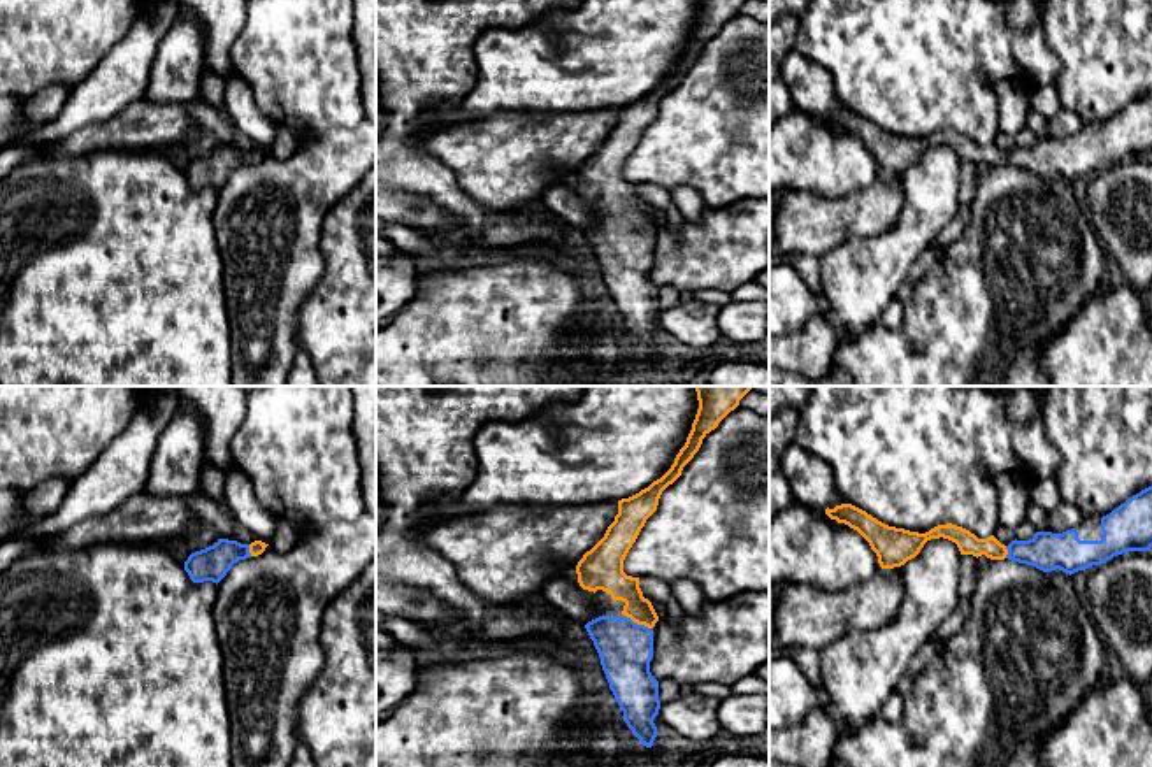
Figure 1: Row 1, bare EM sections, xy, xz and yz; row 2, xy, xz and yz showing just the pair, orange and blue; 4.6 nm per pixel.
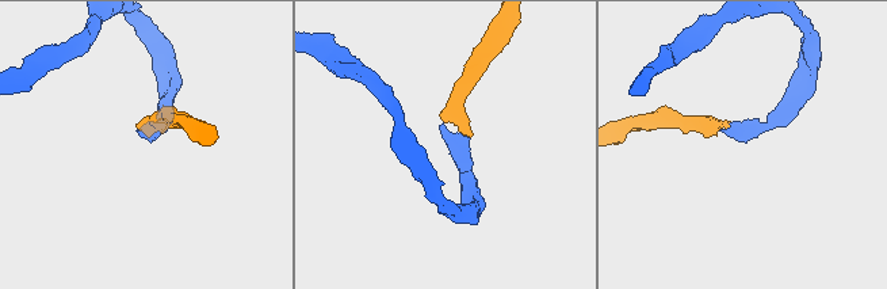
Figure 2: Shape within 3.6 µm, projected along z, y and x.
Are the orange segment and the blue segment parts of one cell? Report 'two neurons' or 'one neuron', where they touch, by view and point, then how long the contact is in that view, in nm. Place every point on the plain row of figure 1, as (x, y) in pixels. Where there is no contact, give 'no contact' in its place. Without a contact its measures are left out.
one neuron; contact xz (638, 230); length 140 nm

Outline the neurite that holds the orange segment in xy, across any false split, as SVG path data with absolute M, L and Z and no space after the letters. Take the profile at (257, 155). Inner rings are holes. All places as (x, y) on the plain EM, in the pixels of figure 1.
M218 146L212 153L195 158L184 168L184 177L193 190L220 190L234 170L251 163L258 163L269 151L255 147L241 151L237 147Z

